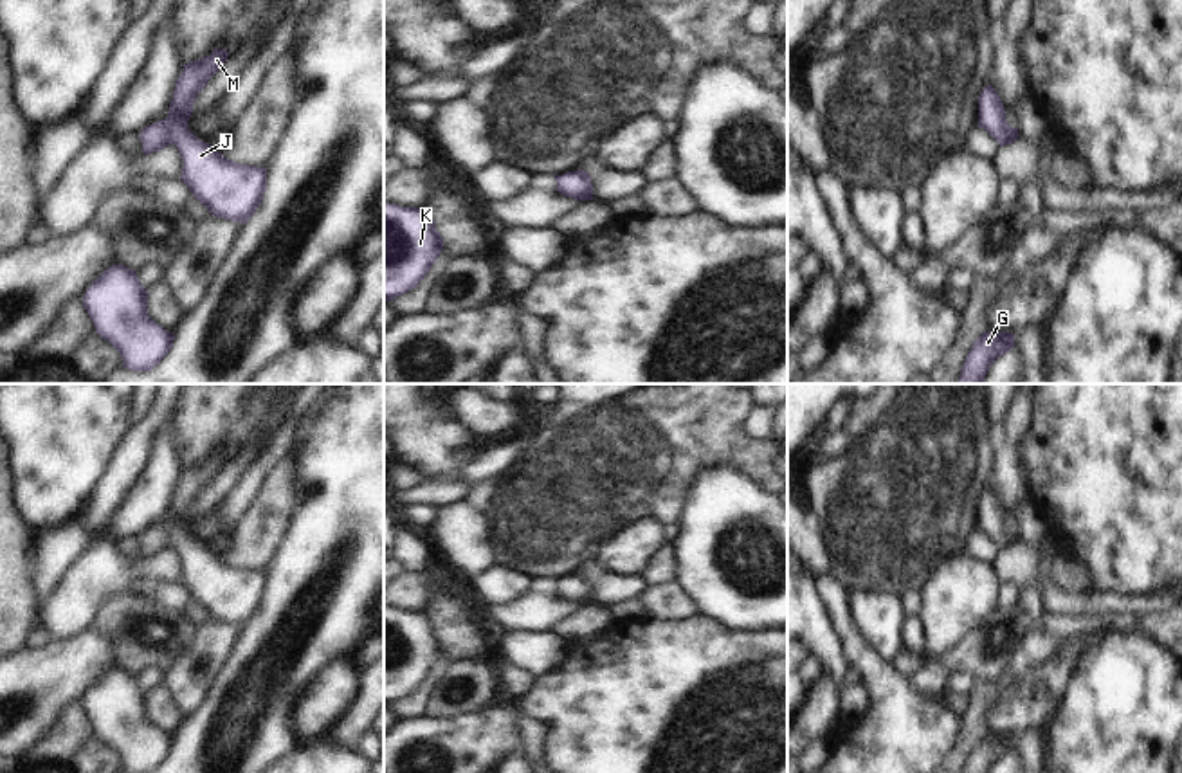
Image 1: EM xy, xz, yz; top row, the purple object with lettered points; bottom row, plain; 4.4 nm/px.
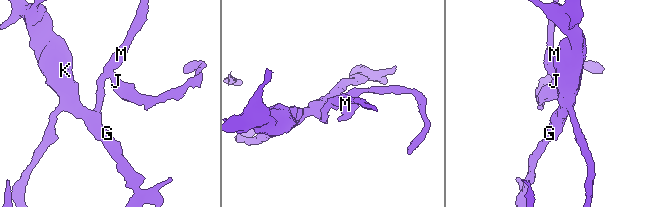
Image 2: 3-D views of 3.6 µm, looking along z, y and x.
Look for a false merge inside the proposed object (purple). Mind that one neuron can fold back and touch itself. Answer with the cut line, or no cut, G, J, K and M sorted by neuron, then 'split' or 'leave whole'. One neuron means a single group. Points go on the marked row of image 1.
cut in xy along (188, 118), (168, 123), (172, 143); G K M / J; split

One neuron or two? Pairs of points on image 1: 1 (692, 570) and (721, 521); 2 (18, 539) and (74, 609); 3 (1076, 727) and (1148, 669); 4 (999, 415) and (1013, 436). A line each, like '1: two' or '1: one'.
1: one
2: two
3: one
4: two

